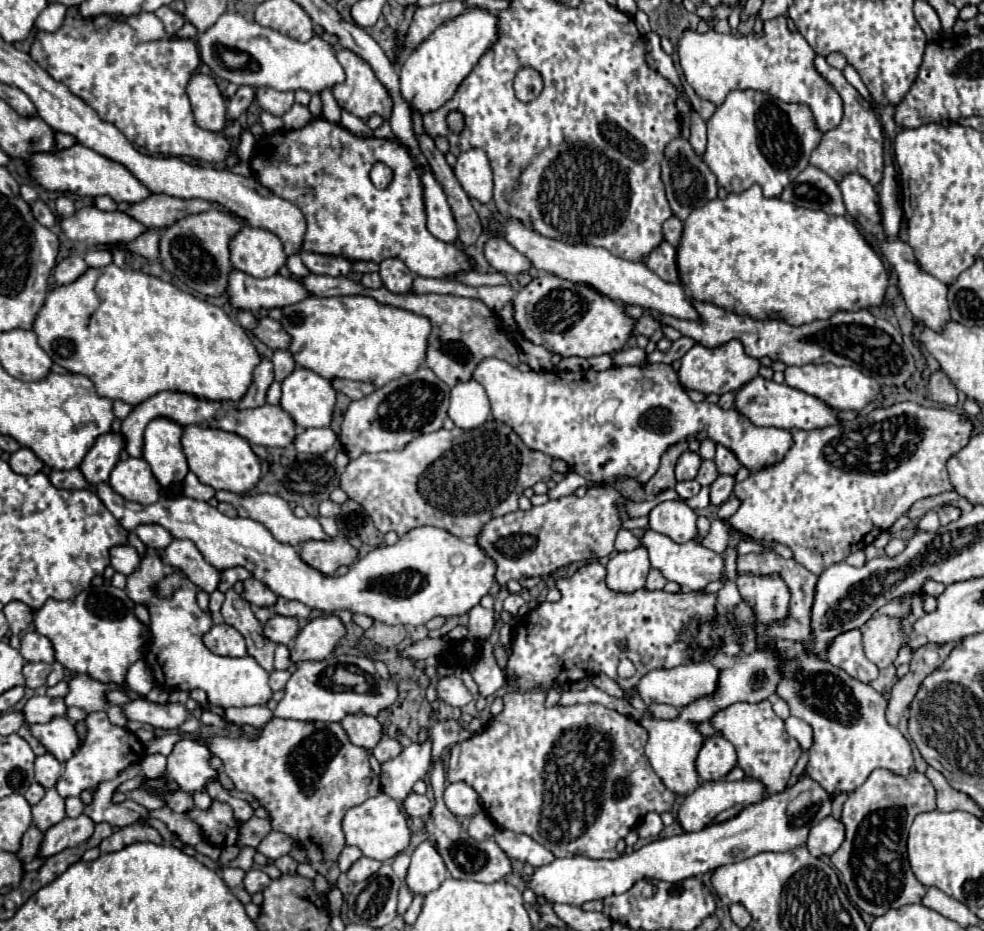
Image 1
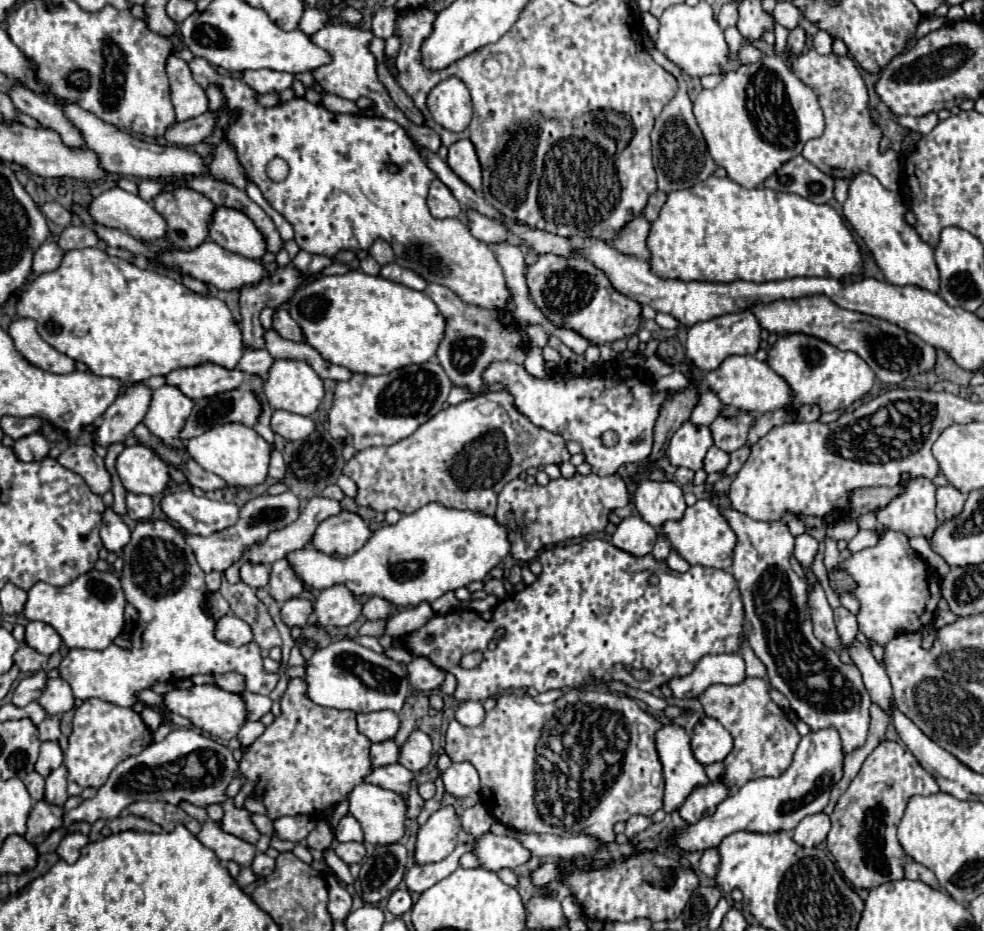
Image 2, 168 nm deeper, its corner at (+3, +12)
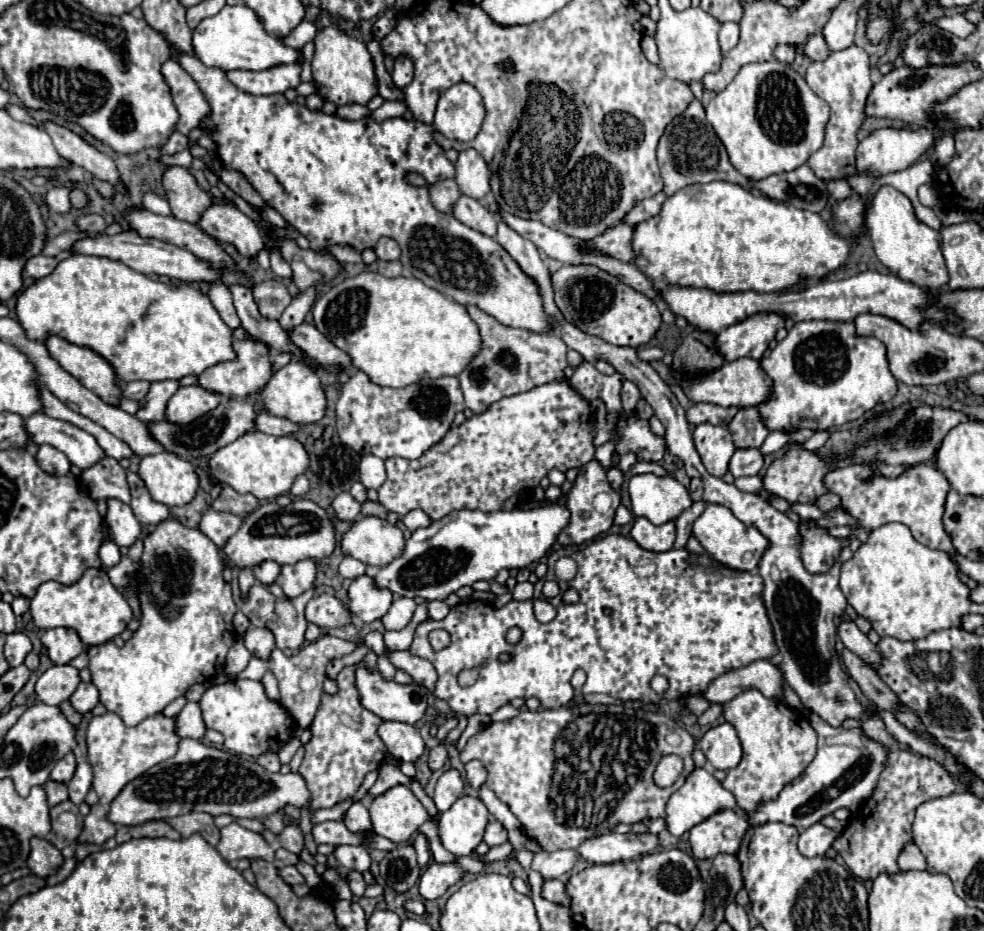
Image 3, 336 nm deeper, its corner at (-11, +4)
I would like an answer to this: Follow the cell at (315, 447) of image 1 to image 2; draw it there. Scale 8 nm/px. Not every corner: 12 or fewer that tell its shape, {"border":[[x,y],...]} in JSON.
{"border":[[274,410],[272,430],[286,440],[304,440],[316,424],[308,416]]}

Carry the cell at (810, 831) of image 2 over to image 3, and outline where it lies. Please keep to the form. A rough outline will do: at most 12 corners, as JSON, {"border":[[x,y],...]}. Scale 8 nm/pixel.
{"border":[[812,824],[800,832],[802,856],[824,856],[838,832]]}

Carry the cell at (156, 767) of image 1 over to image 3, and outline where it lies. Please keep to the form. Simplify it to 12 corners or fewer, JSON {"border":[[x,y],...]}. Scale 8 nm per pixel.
{"border":[[188,702],[176,720],[182,738],[206,732],[198,702]]}

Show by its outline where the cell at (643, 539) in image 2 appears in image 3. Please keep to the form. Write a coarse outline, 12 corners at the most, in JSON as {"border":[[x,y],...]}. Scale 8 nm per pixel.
{"border":[[636,518],[630,536],[646,550],[674,546],[676,522]]}

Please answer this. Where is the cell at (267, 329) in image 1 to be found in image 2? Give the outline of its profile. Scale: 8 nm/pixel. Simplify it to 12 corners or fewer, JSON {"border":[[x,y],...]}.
{"border":[[284,308],[274,312],[274,330],[286,340],[302,340],[300,326]]}

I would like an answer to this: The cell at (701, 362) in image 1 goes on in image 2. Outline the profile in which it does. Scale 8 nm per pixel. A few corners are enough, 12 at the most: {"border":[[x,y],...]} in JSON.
{"border":[[732,312],[688,330],[686,356],[702,372],[754,356],[760,324]]}

